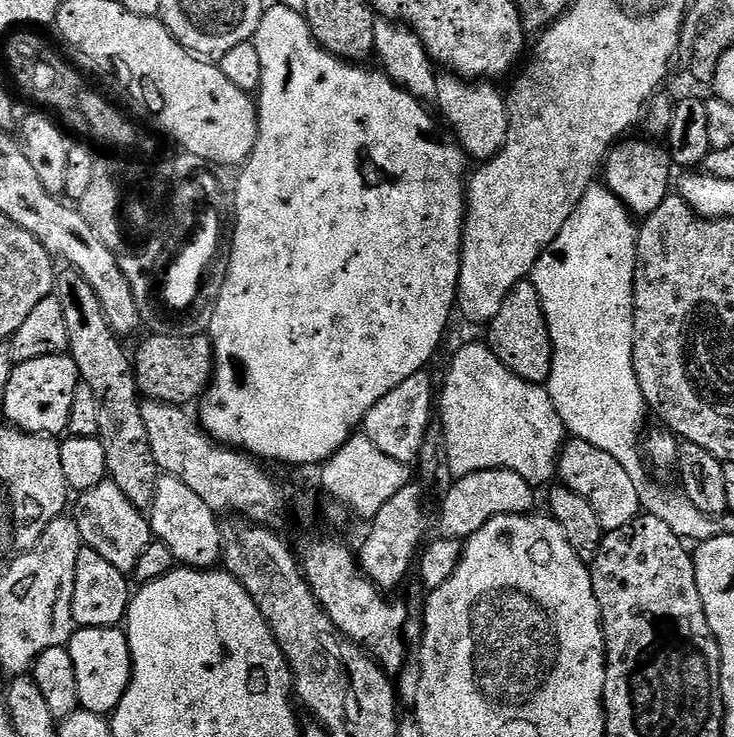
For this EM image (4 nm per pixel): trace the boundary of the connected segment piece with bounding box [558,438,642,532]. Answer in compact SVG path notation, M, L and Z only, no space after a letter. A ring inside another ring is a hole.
M572 438L565 443L560 452L558 480L563 487L574 490L574 494L582 494L582 498L594 506L594 514L598 514L598 522L605 532L618 530L641 515L638 490L634 490L630 474L622 470L618 458L610 458L606 450L598 450L598 446L592 446L590 442Z

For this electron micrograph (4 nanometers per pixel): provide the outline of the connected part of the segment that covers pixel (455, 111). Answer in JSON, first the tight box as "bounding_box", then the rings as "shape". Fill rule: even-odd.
{"bounding_box":[435,74,508,162],"shape":[[[444,74],[436,82],[435,107],[440,107],[439,115],[448,119],[452,127],[451,135],[457,144],[464,149],[465,157],[476,159],[476,162],[493,160],[502,150],[508,133],[508,102],[503,91],[499,92],[492,82],[469,82],[459,79],[451,74]]]}

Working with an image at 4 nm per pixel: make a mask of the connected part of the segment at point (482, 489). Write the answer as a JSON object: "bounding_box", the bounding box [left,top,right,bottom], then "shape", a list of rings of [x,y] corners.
{"bounding_box":[440,470,536,542],"shape":[[[482,470],[478,474],[459,477],[453,484],[456,485],[445,494],[444,505],[440,508],[440,532],[445,537],[440,536],[448,542],[467,541],[468,537],[482,530],[482,526],[486,526],[486,522],[490,522],[495,516],[523,516],[535,509],[532,508],[536,504],[536,496],[532,493],[535,492],[533,485],[510,470]]]}

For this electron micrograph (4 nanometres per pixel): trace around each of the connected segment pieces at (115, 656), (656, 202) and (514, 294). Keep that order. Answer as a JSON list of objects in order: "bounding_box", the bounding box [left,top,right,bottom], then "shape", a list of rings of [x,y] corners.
[{"bounding_box":[67,627,132,716],"shape":[[[77,627],[68,639],[67,650],[74,662],[74,678],[78,678],[78,698],[80,707],[99,716],[115,712],[132,681],[132,651],[128,645],[128,633],[123,627],[82,628]]]},{"bounding_box":[602,138,674,218],"shape":[[[648,138],[643,139],[625,139],[617,143],[602,165],[603,183],[636,218],[649,216],[651,212],[658,210],[658,206],[662,206],[662,202],[670,195],[671,188],[668,187],[671,184],[673,187],[674,184],[674,176],[672,180],[674,165],[671,156],[668,155],[667,147],[660,145],[659,148],[656,145],[659,143]]]},{"bounding_box":[486,279,552,385],"shape":[[[531,279],[522,281],[502,302],[502,310],[487,325],[486,343],[492,349],[502,366],[531,384],[547,385],[552,369],[552,343],[548,333],[548,323],[538,298],[538,290]]]}]

